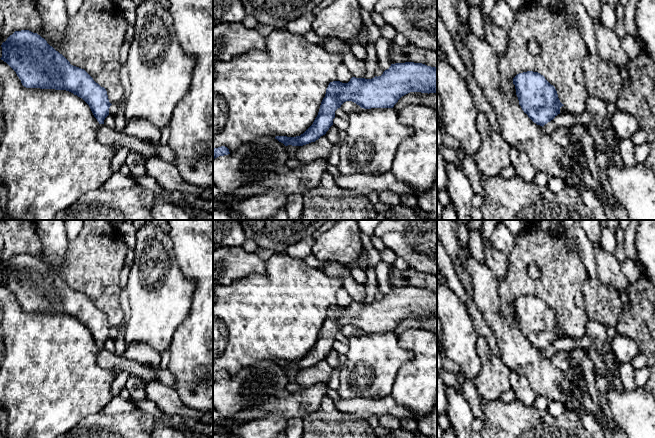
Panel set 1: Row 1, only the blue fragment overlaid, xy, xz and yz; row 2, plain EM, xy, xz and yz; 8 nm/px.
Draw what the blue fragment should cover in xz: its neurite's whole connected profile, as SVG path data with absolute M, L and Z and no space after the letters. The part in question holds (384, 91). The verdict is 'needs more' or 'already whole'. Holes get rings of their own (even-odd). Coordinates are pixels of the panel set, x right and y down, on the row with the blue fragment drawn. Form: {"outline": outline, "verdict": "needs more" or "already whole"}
{"outline": "M414 62L395 63L391 64L381 76L375 76L372 79L352 77L348 83L342 83L340 81L330 82L313 124L300 136L276 136L275 139L285 146L303 146L315 142L321 136L325 135L333 125L335 111L344 102L352 101L364 109L393 108L402 96L410 92L437 93L437 67Z", "verdict": "already whole"}

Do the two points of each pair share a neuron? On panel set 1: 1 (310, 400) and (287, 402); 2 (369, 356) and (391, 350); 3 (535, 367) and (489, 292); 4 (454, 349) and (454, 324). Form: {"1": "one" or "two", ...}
{"1": "one", "2": "one", "3": "one", "4": "one"}

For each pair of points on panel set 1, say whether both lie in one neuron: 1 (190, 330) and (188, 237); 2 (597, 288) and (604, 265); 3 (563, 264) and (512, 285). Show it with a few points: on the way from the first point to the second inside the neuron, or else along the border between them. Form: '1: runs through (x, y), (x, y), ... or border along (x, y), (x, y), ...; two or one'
1: runs through (202, 307), (202, 260); one
2: border along (597, 276), (602, 282), (610, 284), (618, 293); two
3: runs through (550, 277), (542, 285), (525, 285); one

